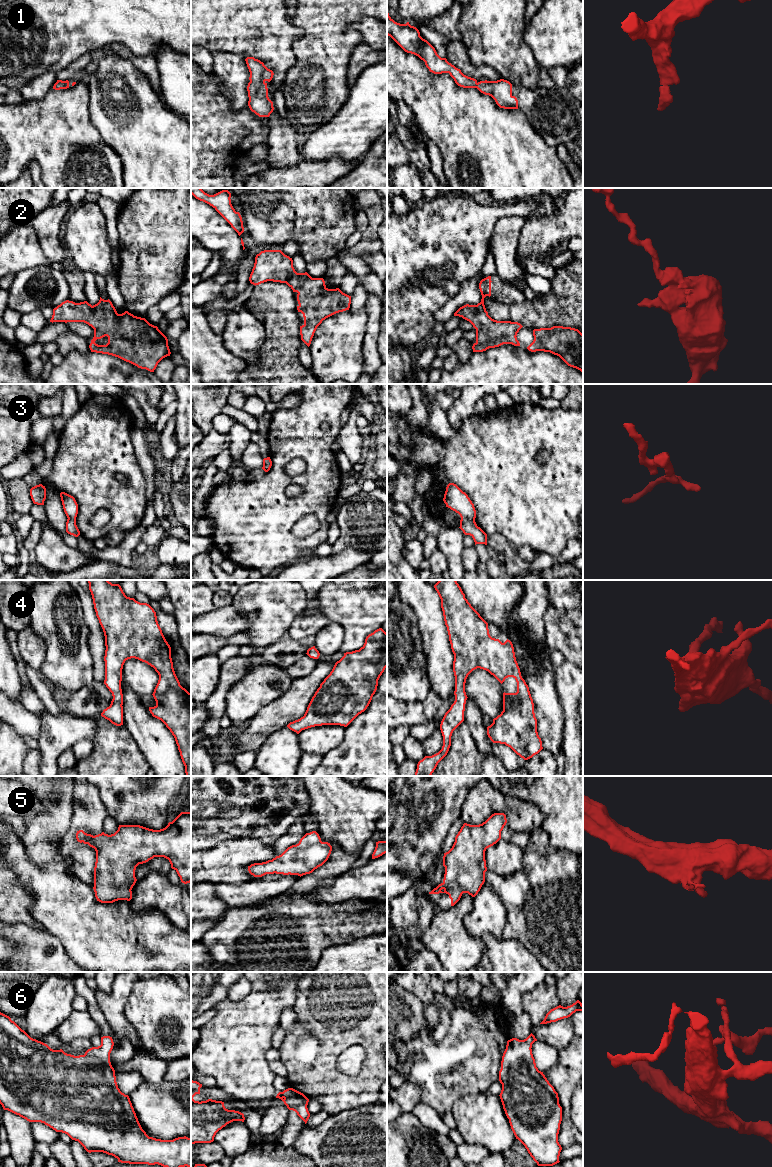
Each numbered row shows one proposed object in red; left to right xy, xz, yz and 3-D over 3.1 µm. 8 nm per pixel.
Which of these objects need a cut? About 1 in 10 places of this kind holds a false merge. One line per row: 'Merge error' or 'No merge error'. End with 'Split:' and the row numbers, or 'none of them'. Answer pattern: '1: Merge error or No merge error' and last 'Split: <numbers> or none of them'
1: No merge error
2: No merge error
3: No merge error
4: No merge error
5: No merge error
6: No merge error
Split: none of them

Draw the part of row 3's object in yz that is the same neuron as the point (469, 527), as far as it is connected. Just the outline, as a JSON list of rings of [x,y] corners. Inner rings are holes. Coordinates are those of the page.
[[[449,483],[443,498],[446,507],[458,513],[461,517],[460,529],[465,535],[470,535],[476,544],[487,545],[487,534],[475,522],[476,510],[474,504],[456,484]]]

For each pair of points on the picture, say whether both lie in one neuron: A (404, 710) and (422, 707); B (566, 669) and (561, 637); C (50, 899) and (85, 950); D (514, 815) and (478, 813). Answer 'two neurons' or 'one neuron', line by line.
A: one neuron
B: two neurons
C: one neuron
D: one neuron

